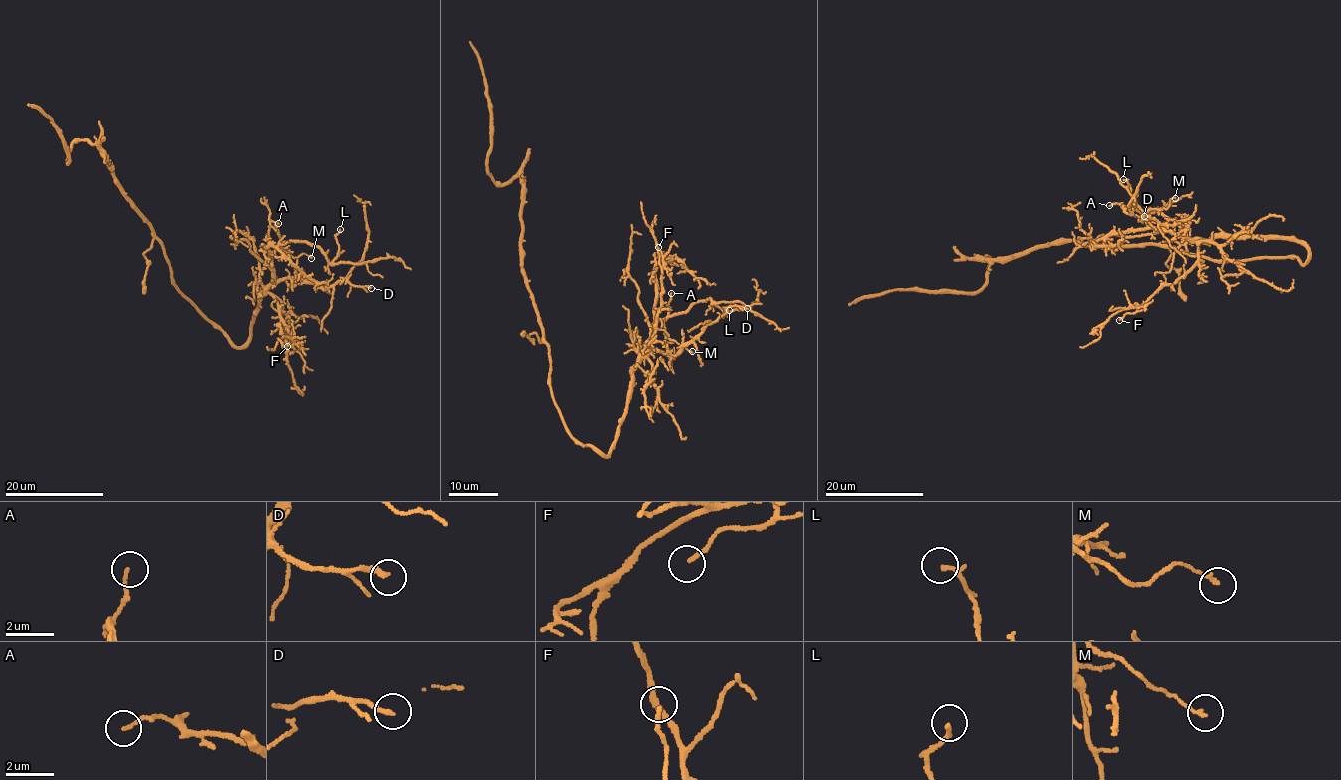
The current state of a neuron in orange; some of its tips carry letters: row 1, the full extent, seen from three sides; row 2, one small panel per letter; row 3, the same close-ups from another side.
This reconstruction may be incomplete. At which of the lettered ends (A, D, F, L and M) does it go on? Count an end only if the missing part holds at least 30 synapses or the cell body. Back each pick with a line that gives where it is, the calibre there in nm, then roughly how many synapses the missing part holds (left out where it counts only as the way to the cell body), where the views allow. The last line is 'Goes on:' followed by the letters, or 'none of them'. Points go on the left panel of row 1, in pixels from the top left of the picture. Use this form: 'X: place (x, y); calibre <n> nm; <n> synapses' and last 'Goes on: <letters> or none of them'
Goes on: none of them

